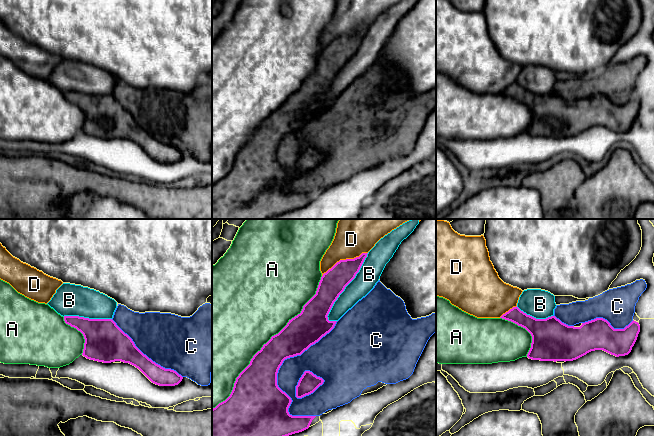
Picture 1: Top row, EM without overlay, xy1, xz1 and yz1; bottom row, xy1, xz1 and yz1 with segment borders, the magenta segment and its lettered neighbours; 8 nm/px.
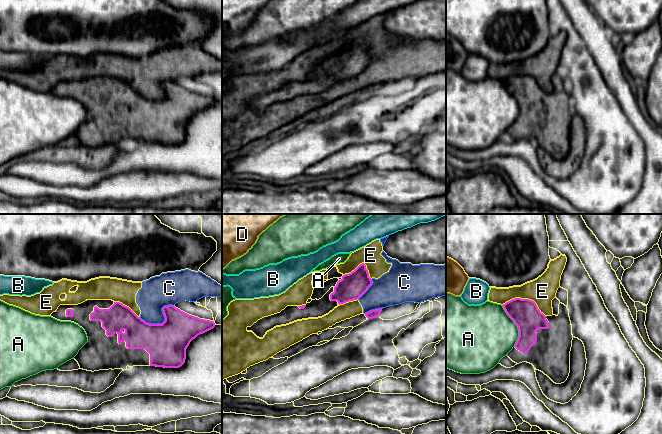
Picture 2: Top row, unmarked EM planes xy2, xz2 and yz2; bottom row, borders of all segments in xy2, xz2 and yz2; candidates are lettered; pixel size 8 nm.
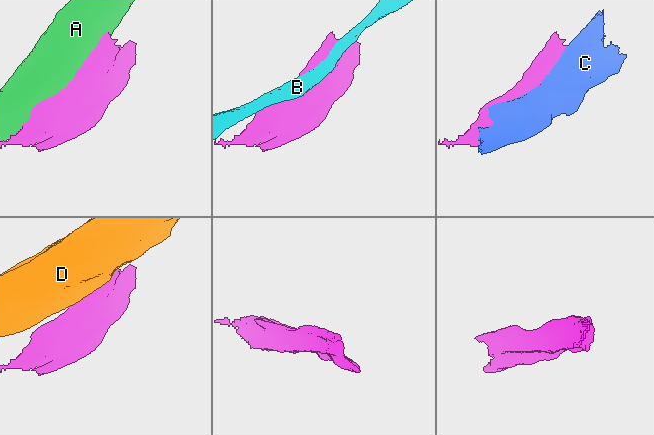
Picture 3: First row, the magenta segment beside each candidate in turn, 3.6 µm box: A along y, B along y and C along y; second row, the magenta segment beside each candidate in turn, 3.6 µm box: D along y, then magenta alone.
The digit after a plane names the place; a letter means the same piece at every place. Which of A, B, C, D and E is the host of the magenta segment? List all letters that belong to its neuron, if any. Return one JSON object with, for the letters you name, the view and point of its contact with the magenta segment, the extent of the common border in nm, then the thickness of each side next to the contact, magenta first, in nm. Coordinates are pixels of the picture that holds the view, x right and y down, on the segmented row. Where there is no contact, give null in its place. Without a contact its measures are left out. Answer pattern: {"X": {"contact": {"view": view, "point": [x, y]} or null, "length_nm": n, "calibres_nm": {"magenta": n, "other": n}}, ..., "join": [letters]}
{"join": []}

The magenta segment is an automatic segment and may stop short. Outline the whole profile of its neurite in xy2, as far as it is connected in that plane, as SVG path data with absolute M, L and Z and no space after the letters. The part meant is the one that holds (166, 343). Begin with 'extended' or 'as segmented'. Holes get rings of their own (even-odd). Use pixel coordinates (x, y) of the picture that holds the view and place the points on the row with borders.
extended; M87 300L78 305L60 305L50 316L60 321L71 321L82 327L88 342L74 359L80 369L99 371L133 366L179 368L185 363L186 349L198 335L215 327L214 321L189 315L173 305L162 308L165 321L149 324L129 307L112 300Z

